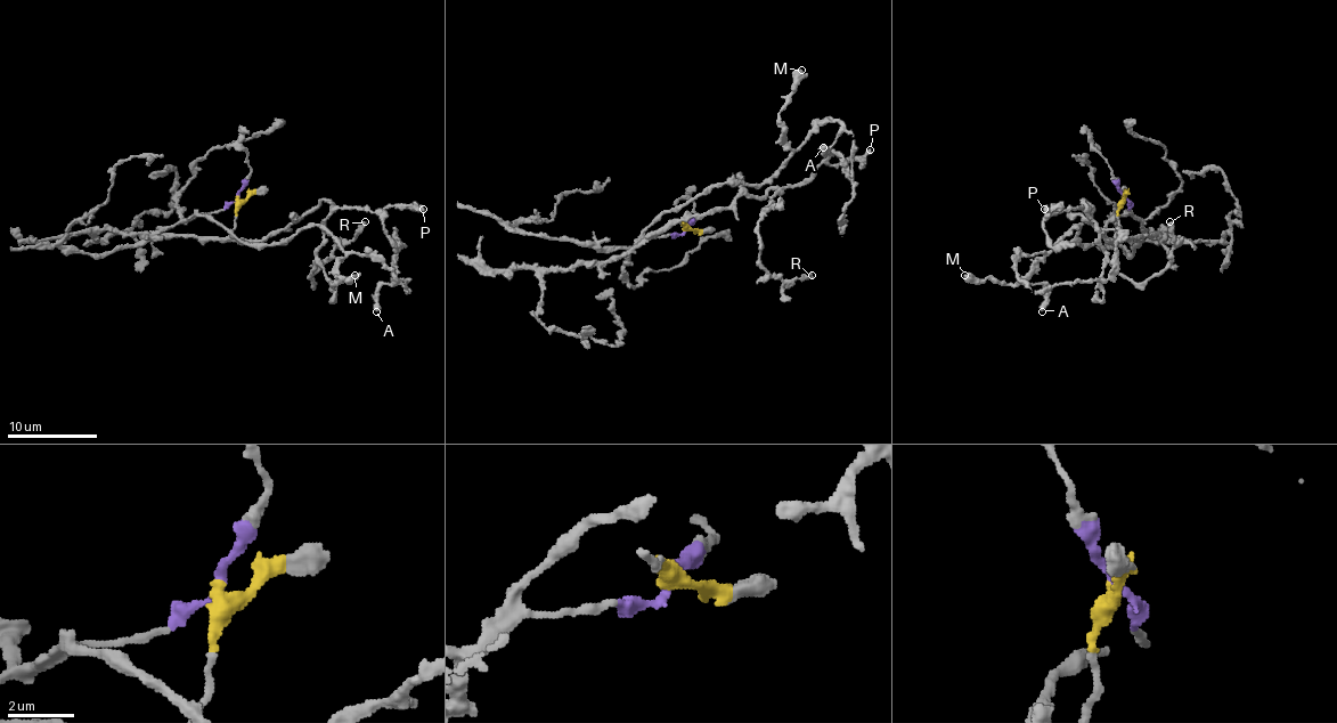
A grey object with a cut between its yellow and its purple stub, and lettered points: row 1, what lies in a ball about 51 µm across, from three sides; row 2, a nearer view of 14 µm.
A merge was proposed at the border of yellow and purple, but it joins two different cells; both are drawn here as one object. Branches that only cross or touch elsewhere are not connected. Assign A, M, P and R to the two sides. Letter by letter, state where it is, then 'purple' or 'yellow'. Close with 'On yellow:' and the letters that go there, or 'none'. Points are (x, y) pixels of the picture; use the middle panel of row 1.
A: at (823, 147); purple
M: at (801, 70); purple
P: at (870, 149); yellow
R: at (812, 275); yellow
On yellow: P, R

